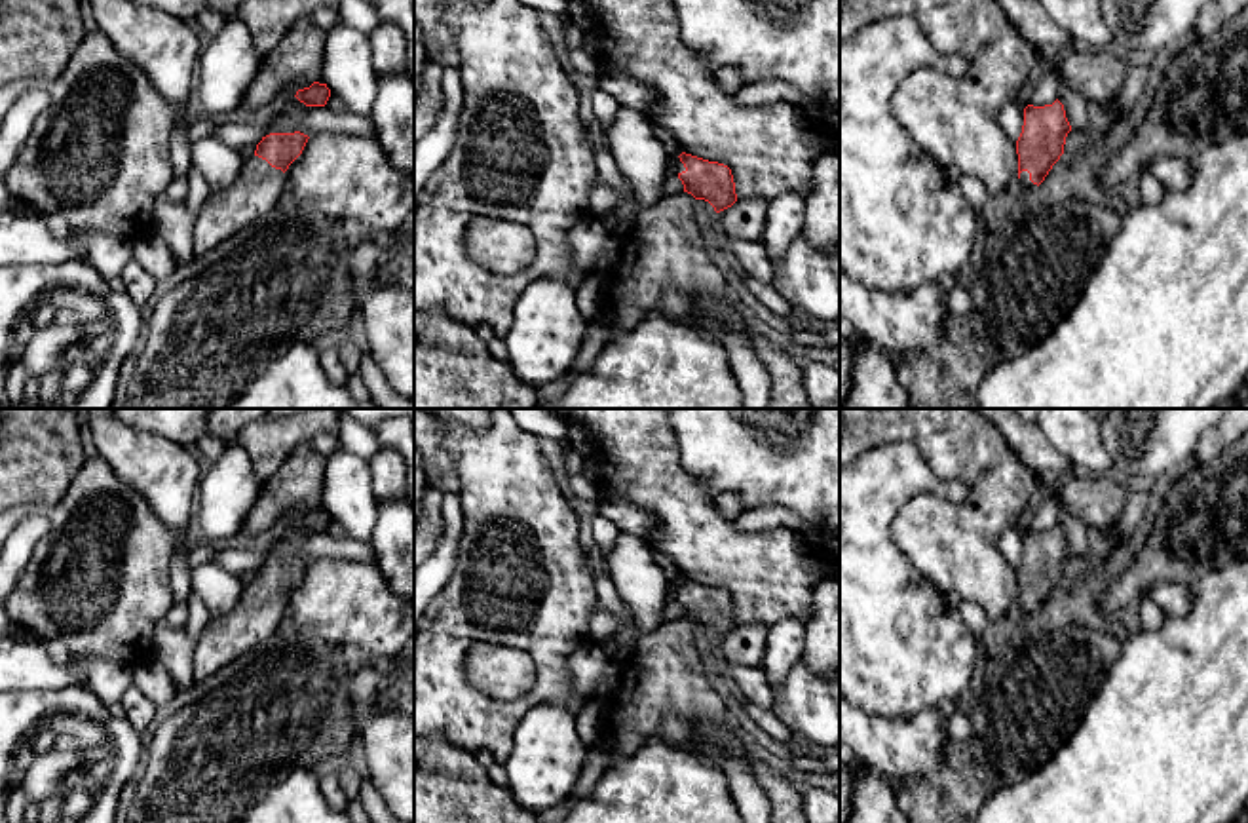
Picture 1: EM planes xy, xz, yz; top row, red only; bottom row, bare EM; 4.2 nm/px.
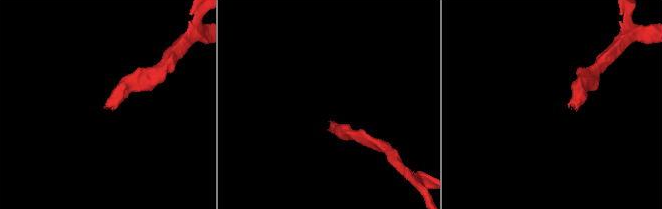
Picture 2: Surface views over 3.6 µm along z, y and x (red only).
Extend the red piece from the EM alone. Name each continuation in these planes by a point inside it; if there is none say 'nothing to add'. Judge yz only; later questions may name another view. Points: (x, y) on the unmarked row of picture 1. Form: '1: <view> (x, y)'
1: yz (1026, 611)

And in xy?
1: xy (259, 612)

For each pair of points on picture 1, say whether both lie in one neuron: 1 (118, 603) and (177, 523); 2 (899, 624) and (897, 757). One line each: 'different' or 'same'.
1: different
2: different

